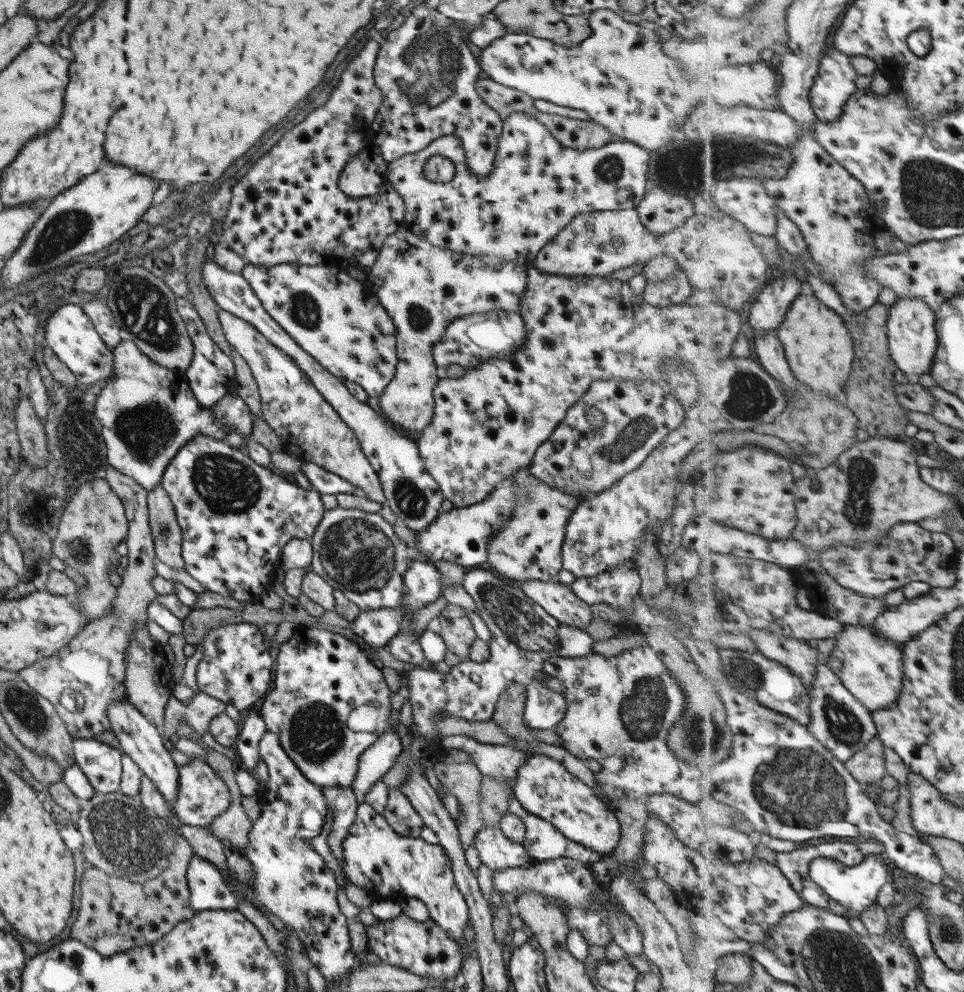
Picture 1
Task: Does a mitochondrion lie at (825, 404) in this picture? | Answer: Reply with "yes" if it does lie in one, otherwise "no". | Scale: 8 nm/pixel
no

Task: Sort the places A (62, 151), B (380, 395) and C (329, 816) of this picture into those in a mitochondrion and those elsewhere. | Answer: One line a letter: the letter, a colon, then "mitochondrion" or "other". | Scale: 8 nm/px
A: other
B: other
C: other

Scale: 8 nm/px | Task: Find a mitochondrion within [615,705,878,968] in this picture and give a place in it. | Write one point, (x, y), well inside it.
(803, 785)

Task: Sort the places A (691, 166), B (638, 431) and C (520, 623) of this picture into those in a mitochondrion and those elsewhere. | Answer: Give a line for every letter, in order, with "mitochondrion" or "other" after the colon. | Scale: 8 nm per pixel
A: mitochondrion
B: mitochondrion
C: mitochondrion

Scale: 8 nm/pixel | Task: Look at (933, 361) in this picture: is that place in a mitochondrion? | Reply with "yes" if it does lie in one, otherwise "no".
no

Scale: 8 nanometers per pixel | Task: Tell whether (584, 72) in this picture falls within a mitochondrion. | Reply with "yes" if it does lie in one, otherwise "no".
no

